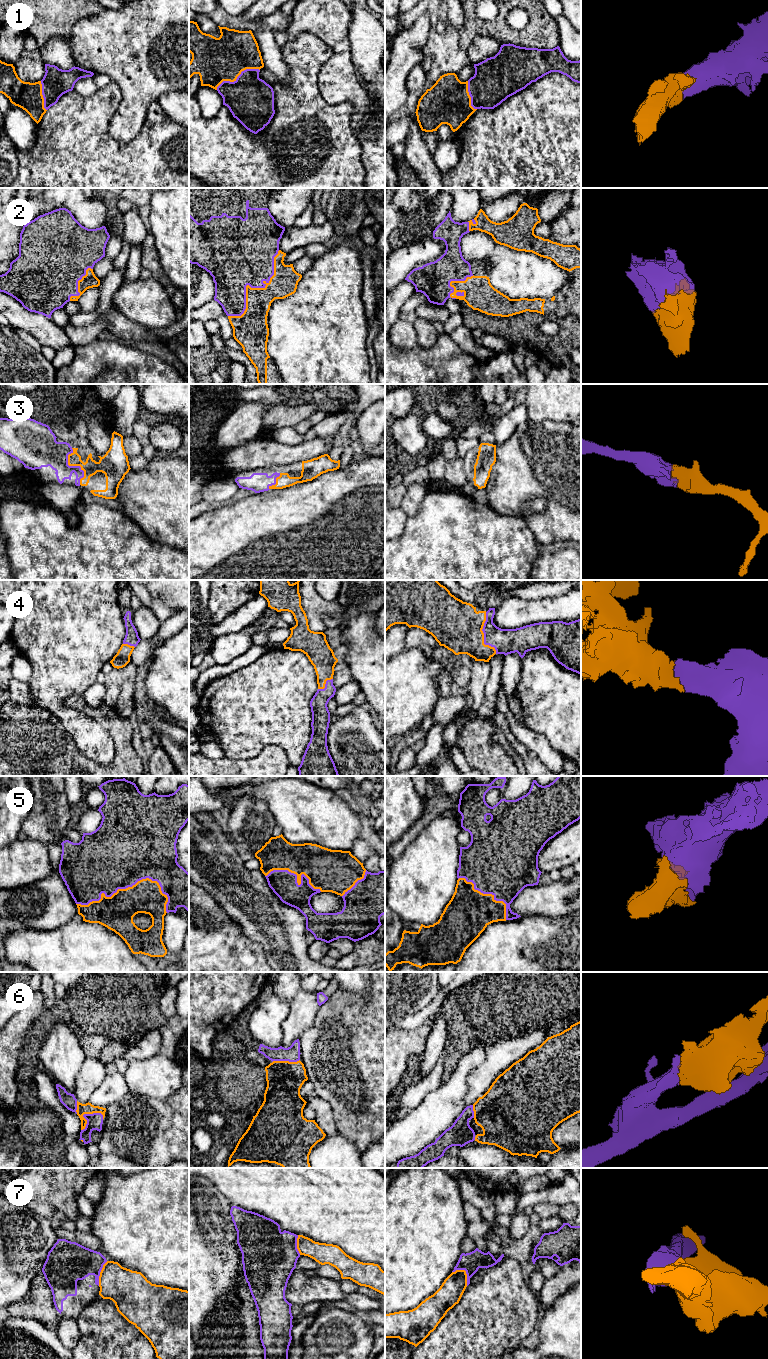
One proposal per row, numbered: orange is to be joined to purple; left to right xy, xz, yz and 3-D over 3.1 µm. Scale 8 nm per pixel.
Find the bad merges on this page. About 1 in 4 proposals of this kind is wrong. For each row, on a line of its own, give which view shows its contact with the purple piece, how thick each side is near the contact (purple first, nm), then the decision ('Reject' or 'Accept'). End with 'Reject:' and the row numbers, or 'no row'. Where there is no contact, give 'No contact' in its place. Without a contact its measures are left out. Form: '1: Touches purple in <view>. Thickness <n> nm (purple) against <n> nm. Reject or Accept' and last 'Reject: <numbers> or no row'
1: Touches purple in xz. Thickness 380 nm (purple) against 360 nm. Accept
2: Touches purple in xz. Thickness 460 nm (purple) against 220 nm. Accept
3: Touches purple in xy. Thickness 220 nm (purple) against 140 nm. Accept
4: Touches purple in yz. Thickness 200 nm (purple) against 400 nm. Accept
5: Touches purple in xy. Thickness 500 nm (purple) against 280 nm. Accept
6: Touches purple in xy. Thickness 130 nm (purple) against 90 nm. Accept
7: Touches purple in yz. Thickness 160 nm (purple) against 190 nm. Reject
Reject: 7

